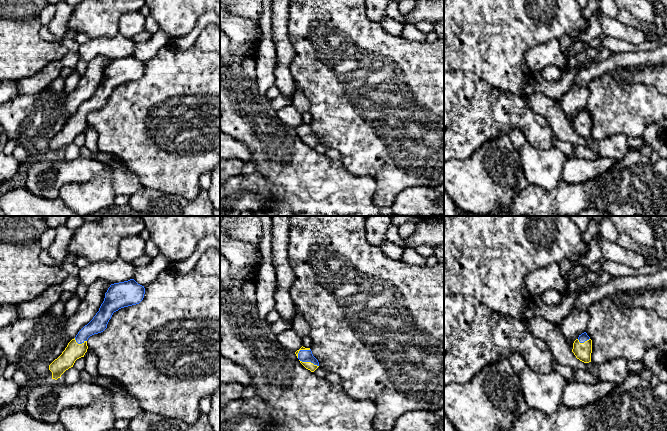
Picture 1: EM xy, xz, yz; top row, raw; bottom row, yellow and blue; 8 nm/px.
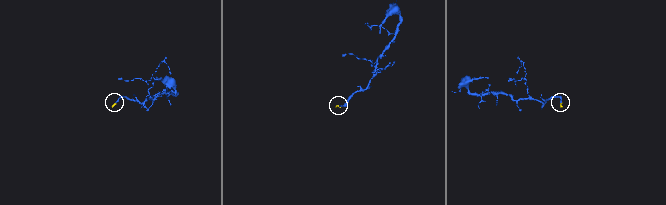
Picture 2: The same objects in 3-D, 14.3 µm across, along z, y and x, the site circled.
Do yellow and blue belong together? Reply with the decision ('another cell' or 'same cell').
same cell

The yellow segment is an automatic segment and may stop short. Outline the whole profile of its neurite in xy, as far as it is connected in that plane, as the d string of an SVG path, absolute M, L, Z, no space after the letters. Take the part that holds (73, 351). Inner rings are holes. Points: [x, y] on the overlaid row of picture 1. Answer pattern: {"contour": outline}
{"contour": "M134 279L111 284L99 311L72 339L62 354L49 365L48 379L55 379L73 367L75 361L87 352L87 340L90 336L103 332L114 312L121 308L139 304L145 294L144 286Z"}

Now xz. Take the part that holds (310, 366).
{"contour": "M301 347L295 352L300 363L311 372L314 372L319 367L318 360L313 356L310 348Z"}

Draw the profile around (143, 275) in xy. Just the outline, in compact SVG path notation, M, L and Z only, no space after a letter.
M159 254L145 266L136 267L133 279L140 285L146 286L152 282L157 275L166 269L171 269L174 264L170 262L163 254Z

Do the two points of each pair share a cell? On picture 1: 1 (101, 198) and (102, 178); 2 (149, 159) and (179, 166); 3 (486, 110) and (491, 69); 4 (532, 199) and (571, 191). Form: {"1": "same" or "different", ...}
{"1": "same", "2": "same", "3": "different", "4": "same"}

